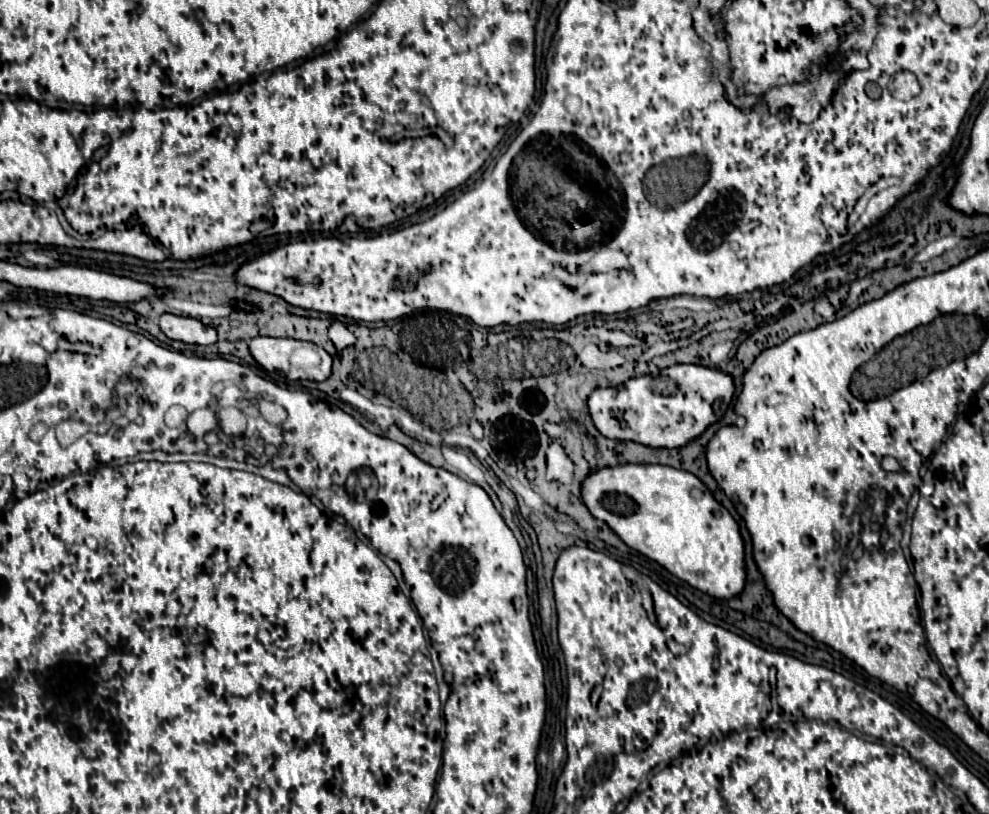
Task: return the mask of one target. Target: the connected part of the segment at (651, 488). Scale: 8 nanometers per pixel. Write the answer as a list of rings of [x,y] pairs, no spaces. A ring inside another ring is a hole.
[[[619,464],[593,468],[581,482],[581,498],[587,510],[605,522],[629,548],[655,560],[689,586],[715,596],[733,598],[745,586],[743,540],[733,516],[711,496],[705,484],[691,472],[661,464]]]

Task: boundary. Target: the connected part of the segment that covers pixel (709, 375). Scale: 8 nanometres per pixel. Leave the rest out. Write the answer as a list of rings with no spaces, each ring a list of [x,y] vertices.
[[[675,364],[657,376],[629,378],[615,388],[597,388],[587,398],[595,428],[611,440],[631,440],[653,448],[679,448],[725,414],[735,392],[731,376],[697,364]]]

